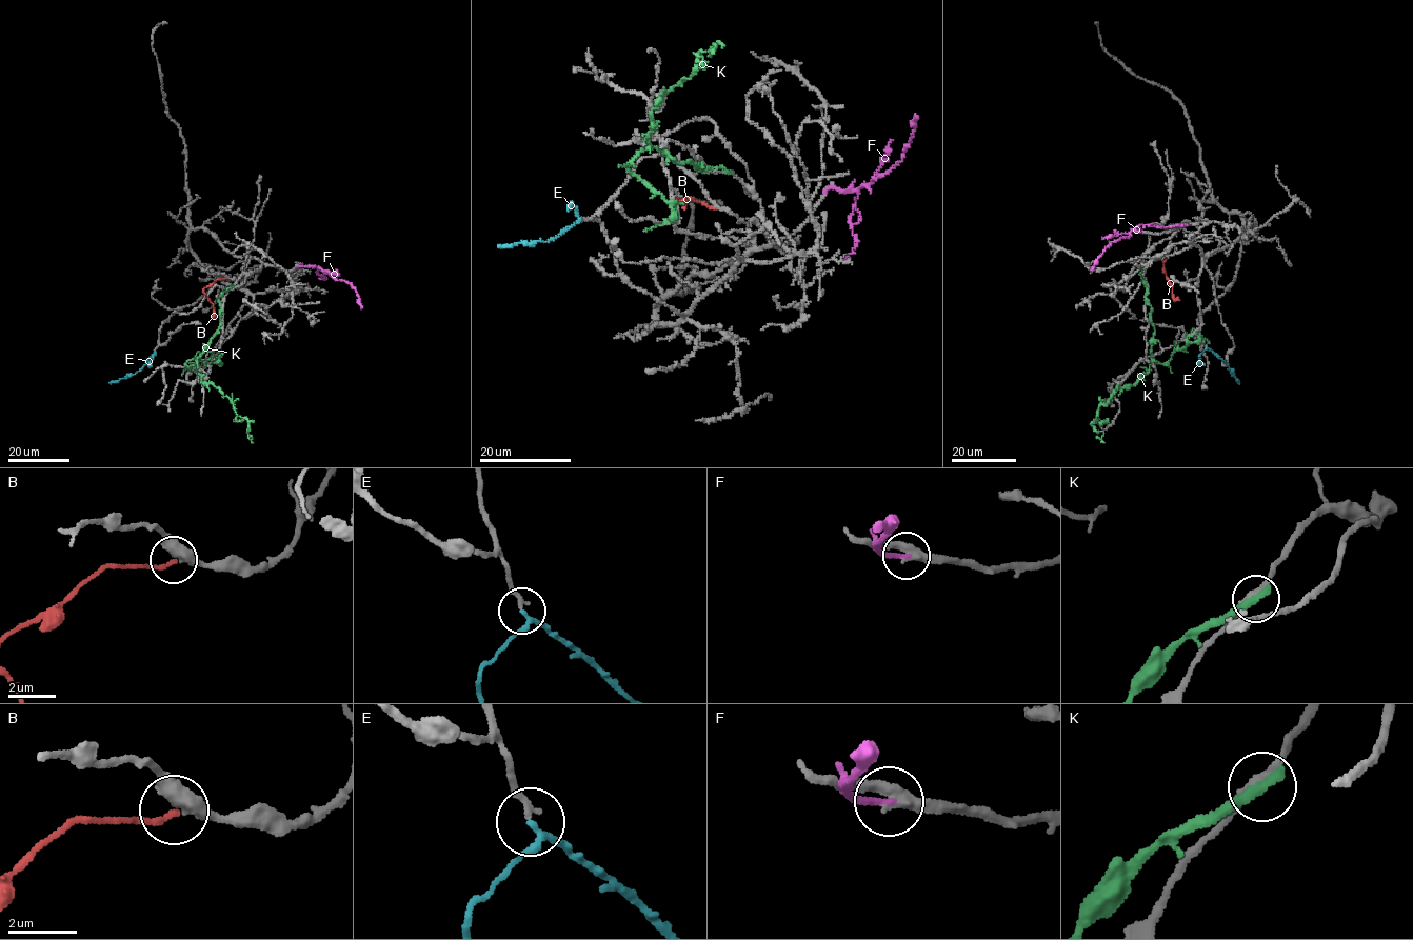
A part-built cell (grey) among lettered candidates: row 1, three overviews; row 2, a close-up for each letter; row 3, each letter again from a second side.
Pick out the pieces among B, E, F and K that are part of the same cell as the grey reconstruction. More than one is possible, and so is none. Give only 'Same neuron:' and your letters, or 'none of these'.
Same neuron: B, E, F

